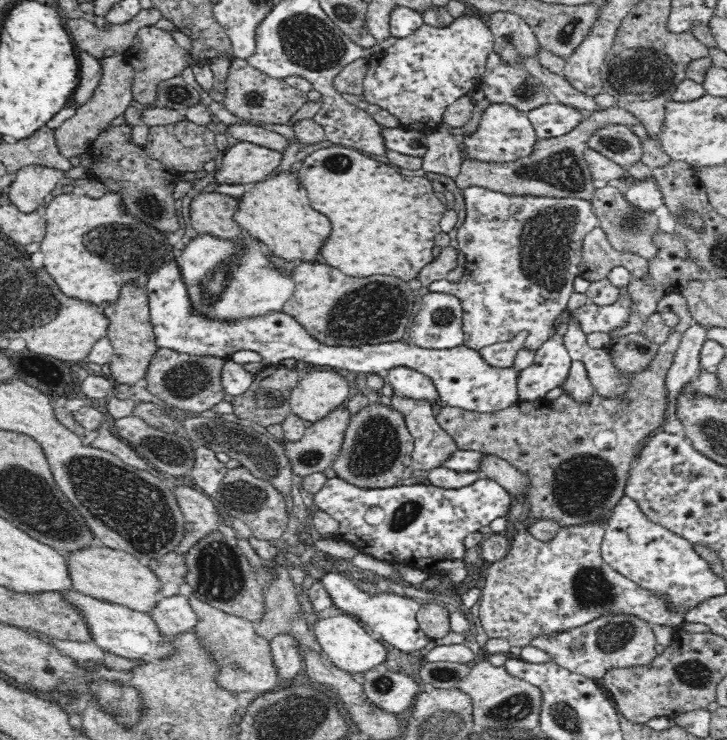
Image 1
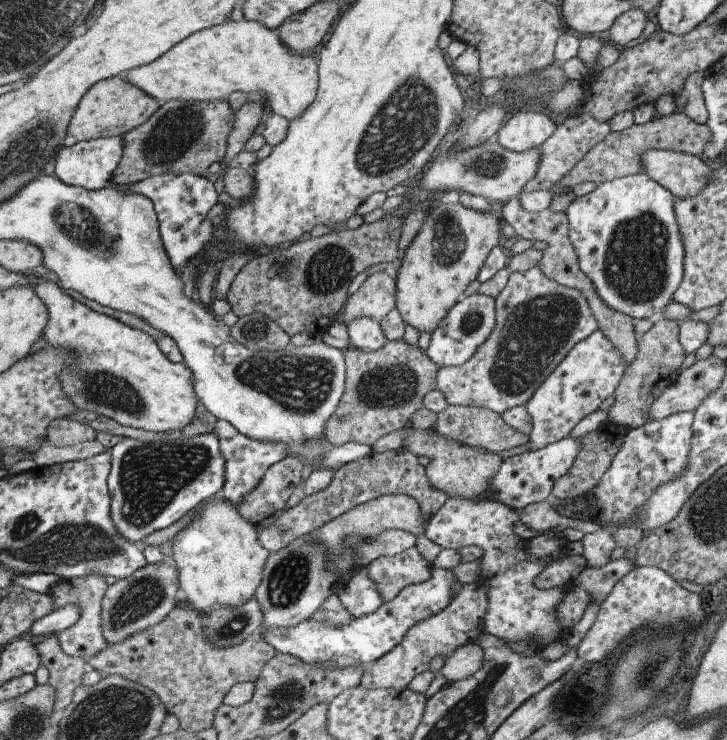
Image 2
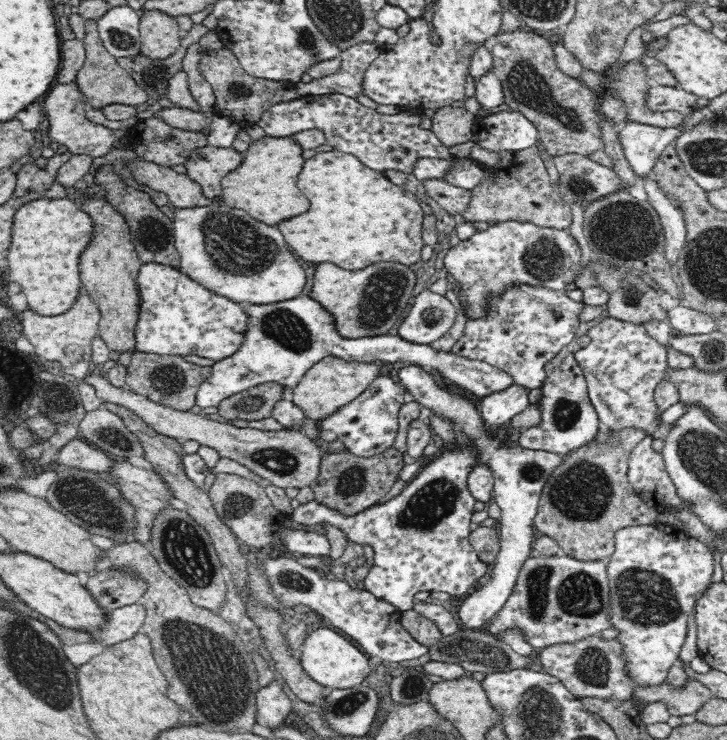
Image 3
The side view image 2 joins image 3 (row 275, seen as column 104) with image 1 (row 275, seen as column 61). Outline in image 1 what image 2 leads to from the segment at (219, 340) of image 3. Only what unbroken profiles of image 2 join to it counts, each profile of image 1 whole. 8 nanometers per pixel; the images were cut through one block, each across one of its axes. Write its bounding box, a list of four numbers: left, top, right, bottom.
[145,260,518,413]

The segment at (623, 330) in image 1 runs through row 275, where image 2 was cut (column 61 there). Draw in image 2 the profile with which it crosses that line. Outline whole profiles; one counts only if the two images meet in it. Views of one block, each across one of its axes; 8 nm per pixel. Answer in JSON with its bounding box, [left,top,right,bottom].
[34,635,85,710]

